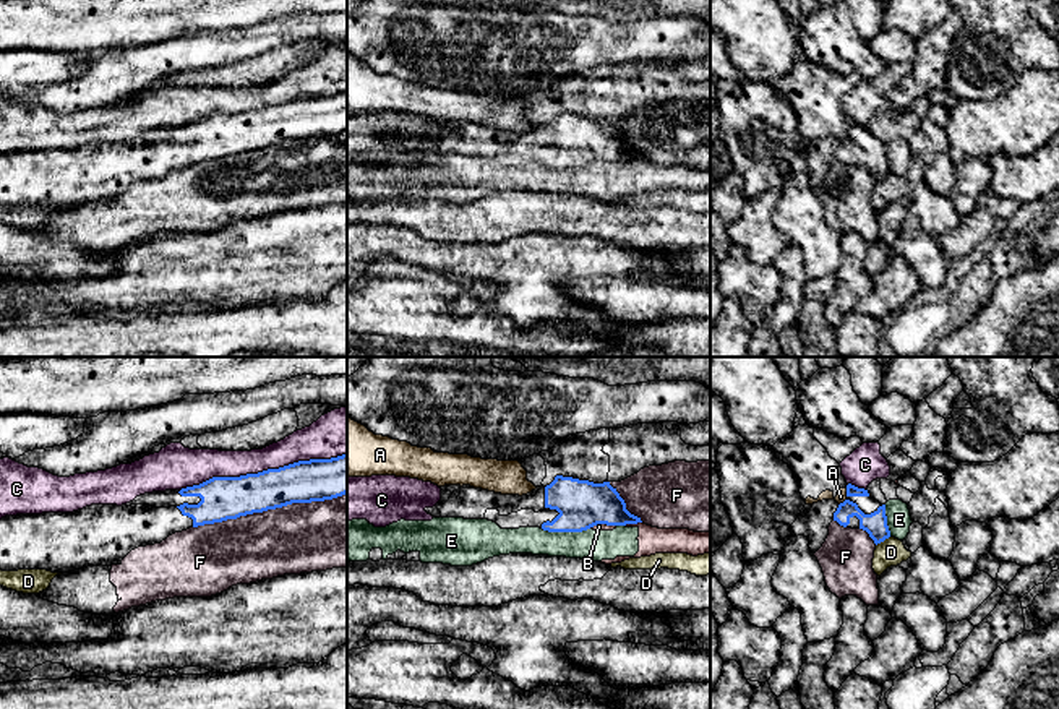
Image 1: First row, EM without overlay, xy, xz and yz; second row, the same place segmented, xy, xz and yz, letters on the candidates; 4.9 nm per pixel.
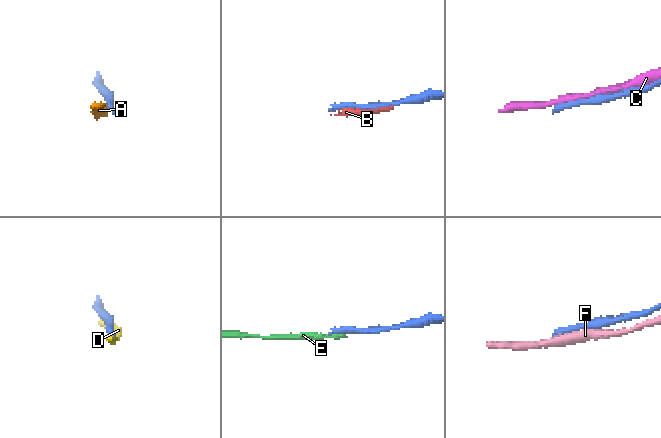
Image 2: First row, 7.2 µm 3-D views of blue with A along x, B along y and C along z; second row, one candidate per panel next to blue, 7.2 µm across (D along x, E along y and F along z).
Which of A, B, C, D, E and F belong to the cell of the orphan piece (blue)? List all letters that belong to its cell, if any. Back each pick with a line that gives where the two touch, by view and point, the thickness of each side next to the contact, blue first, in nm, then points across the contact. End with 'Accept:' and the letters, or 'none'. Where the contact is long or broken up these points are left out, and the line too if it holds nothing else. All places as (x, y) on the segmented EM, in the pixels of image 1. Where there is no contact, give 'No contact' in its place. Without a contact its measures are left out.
Accept: none

